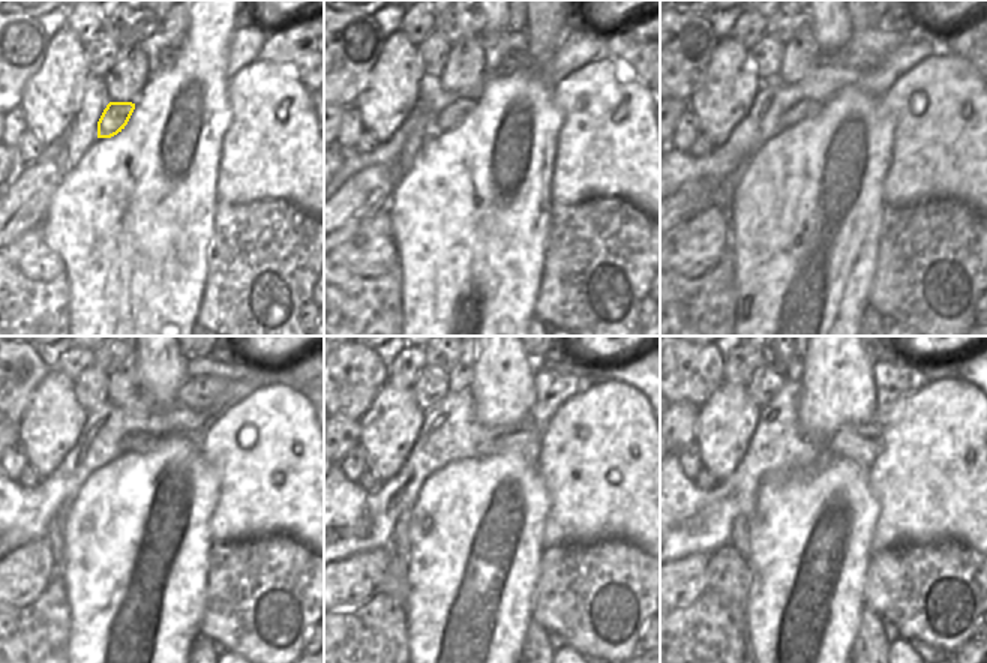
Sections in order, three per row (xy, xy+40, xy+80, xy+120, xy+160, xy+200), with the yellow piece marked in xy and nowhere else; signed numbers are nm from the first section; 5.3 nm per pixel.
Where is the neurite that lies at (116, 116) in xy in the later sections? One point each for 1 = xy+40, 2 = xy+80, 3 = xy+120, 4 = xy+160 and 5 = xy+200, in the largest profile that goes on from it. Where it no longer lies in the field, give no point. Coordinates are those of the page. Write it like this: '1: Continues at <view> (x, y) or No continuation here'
1: Continues at xy+40 (450, 117)
2: Continues at xy+80 (806, 108)
3: Continues at xy+120 (134, 443)
4: Continues at xy+160 (524, 438)
5: Continues at xy+200 (860, 443).

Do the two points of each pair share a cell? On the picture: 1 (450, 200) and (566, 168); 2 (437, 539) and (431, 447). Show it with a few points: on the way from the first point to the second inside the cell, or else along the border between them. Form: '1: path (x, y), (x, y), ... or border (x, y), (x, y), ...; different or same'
1: border (558, 137), (551, 176), (552, 200); different
2: border (465, 459), (438, 468), (422, 485), (413, 503); different

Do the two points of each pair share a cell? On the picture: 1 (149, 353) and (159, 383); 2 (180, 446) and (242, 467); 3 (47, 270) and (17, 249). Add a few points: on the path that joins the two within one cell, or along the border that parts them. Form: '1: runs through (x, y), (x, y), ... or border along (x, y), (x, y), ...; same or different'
1: runs through (156, 360), (159, 363), (159, 375); same
2: border along (197, 443), (204, 459), (216, 473), (219, 485); different
3: runs through (39, 263), (24, 252); same

